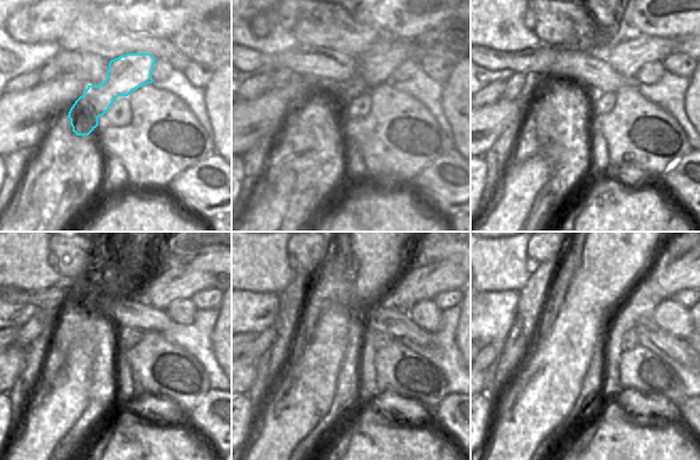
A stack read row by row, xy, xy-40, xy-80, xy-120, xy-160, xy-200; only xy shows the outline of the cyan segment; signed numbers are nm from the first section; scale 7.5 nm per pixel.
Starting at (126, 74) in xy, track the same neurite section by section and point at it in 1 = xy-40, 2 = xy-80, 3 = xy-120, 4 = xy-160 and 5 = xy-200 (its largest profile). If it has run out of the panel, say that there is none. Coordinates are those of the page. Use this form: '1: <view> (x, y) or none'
1: xy-40 (378, 66)
2: xy-80 (626, 58)
3: xy-120 (173, 285)
4: xy-160 (410, 286)
5: xy-200 (687, 271)

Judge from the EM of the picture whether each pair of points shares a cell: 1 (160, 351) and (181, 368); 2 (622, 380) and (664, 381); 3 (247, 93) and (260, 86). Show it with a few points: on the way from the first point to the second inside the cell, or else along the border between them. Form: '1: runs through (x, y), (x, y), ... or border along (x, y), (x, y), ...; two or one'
1: runs through (165, 355), (176, 366); one
2: runs through (633, 380), (653, 381); one
3: runs through (250, 91), (257, 88); one

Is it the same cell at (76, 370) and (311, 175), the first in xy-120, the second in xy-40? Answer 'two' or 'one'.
one

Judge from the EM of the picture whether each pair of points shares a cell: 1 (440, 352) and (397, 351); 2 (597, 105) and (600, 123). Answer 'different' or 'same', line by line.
1: different
2: different

